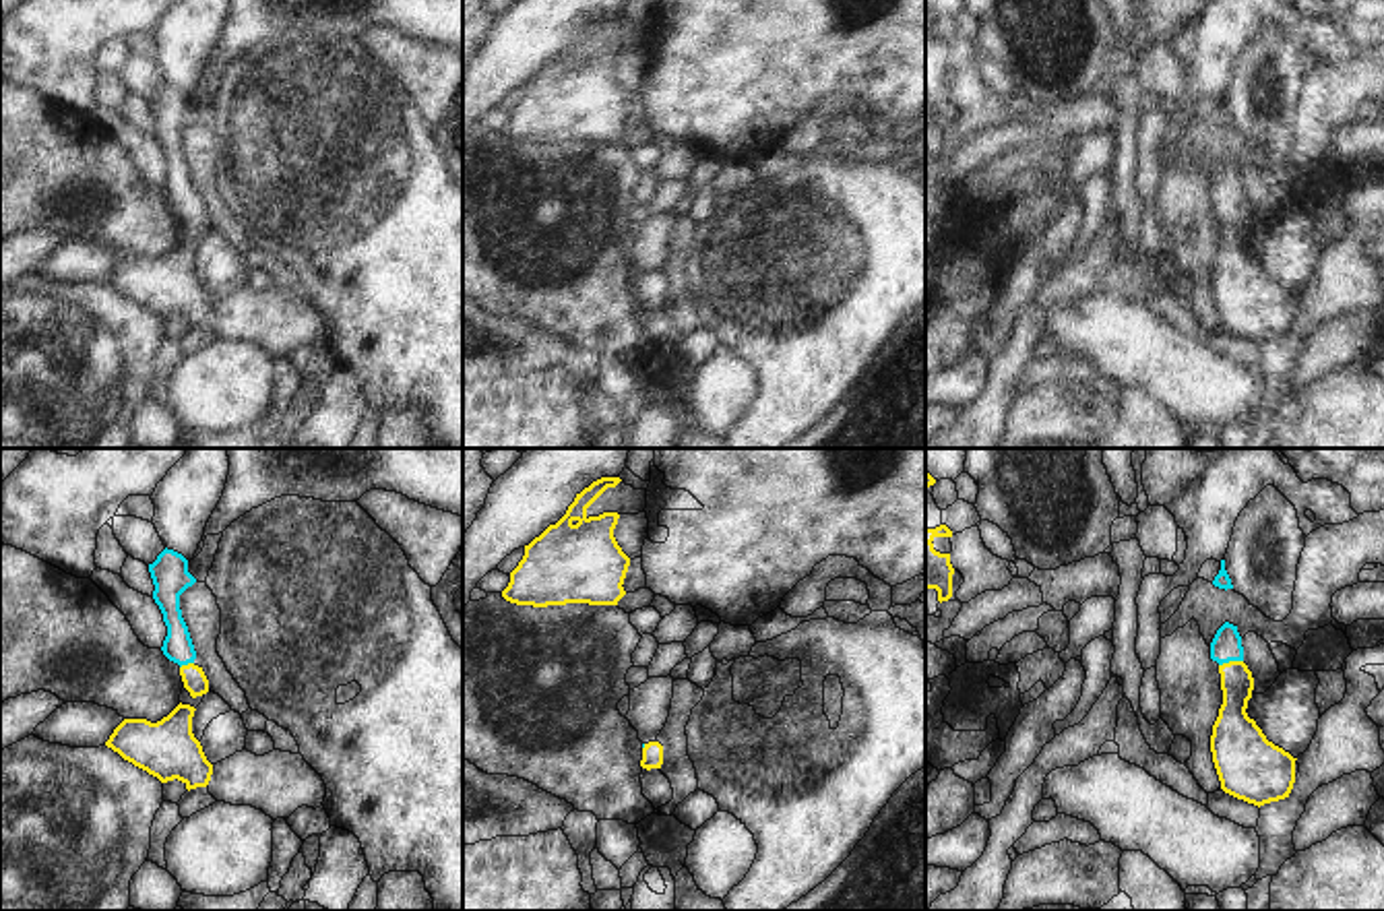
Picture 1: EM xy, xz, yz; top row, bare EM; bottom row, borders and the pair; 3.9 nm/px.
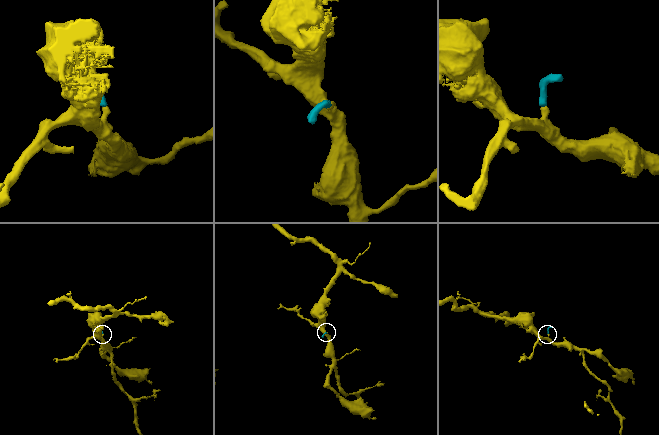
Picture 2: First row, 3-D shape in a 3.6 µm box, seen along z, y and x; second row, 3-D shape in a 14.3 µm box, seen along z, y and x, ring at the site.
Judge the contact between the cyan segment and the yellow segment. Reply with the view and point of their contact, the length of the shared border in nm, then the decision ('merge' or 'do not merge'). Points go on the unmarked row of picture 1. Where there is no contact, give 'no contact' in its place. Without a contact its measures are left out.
yz (1230, 197) | 100 nm | merge

